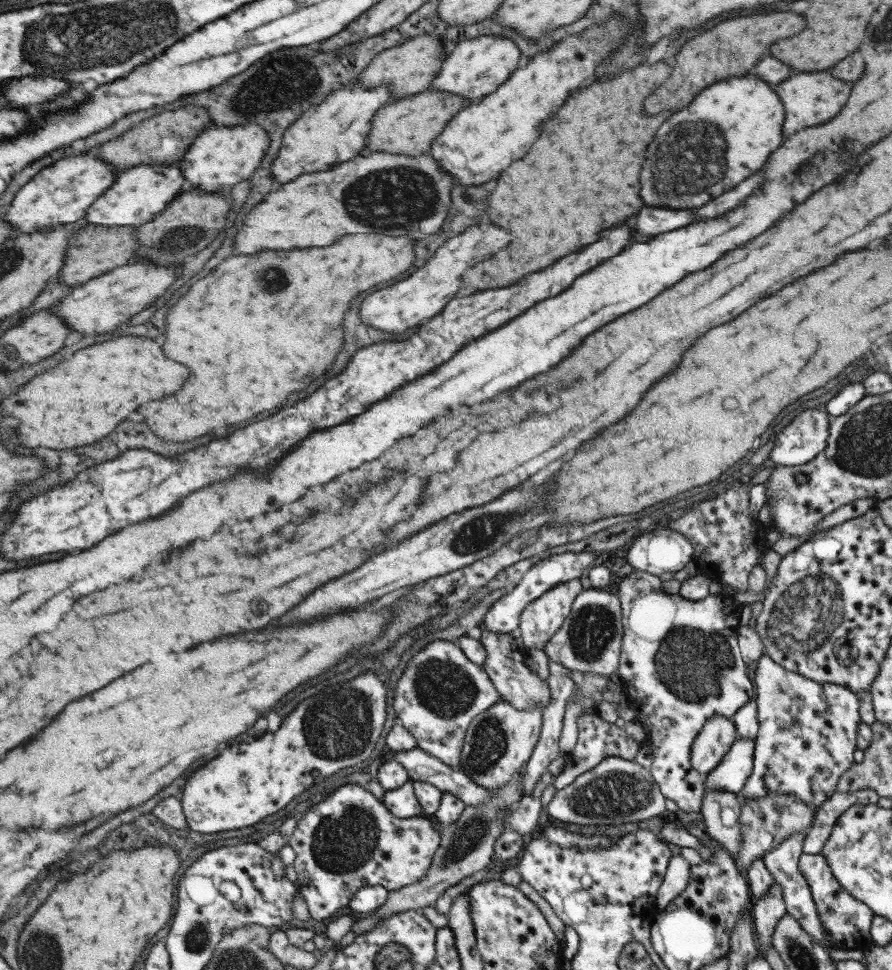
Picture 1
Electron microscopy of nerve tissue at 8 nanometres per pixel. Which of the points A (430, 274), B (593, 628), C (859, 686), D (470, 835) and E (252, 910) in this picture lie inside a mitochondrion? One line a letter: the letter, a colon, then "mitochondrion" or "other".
A: other
B: mitochondrion
C: other
D: mitochondrion
E: other

